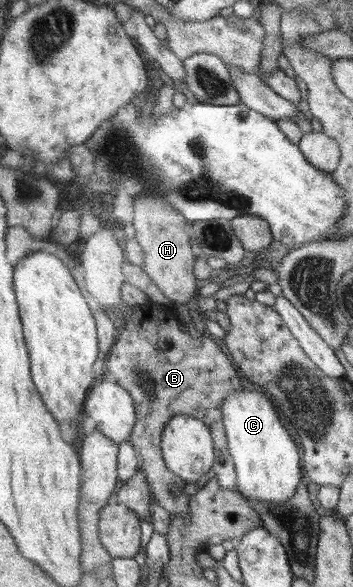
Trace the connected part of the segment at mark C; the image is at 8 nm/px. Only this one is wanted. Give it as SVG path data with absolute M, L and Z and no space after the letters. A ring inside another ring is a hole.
M242 387L241 391L231 391L221 408L227 451L237 473L236 489L241 495L264 503L286 503L294 497L298 484L305 477L300 449L277 416L275 404L261 391Z

